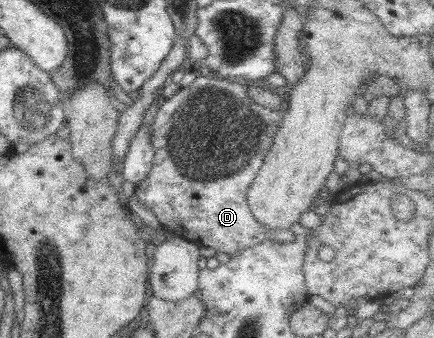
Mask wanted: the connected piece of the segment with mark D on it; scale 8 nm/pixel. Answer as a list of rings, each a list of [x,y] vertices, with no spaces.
[[[196,76],[188,87],[163,99],[157,116],[150,125],[154,161],[149,177],[136,186],[134,197],[149,207],[164,228],[193,243],[235,255],[238,251],[264,241],[285,243],[293,241],[295,234],[289,229],[268,230],[251,213],[247,191],[257,177],[263,157],[272,146],[274,135],[282,122],[282,114],[267,109],[249,97],[247,86],[232,79]]]

